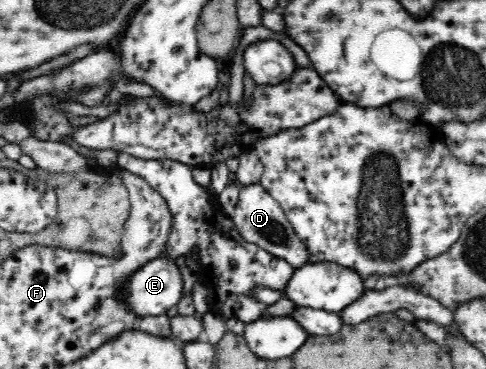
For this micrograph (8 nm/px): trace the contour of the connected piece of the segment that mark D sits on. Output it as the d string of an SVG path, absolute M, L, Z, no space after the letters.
M258 183L240 187L232 222L245 242L258 245L267 253L284 259L293 269L301 269L310 263L309 250L305 242L297 236L280 203L277 203L276 199L273 199L273 196L269 195Z

